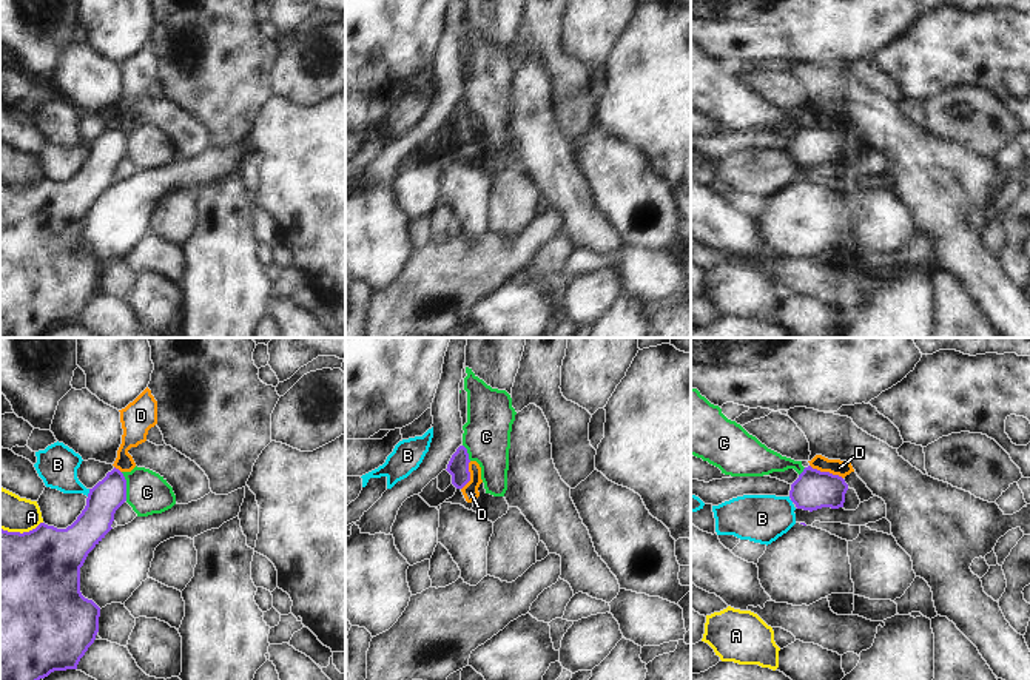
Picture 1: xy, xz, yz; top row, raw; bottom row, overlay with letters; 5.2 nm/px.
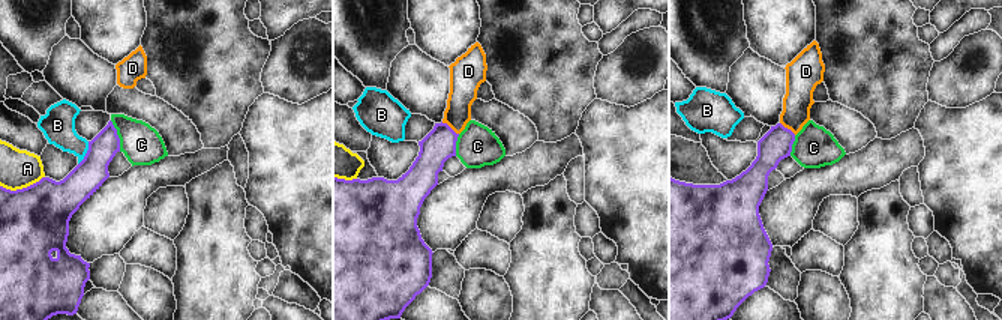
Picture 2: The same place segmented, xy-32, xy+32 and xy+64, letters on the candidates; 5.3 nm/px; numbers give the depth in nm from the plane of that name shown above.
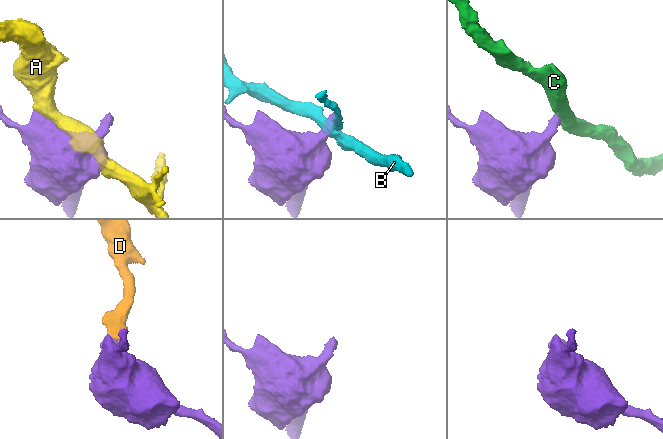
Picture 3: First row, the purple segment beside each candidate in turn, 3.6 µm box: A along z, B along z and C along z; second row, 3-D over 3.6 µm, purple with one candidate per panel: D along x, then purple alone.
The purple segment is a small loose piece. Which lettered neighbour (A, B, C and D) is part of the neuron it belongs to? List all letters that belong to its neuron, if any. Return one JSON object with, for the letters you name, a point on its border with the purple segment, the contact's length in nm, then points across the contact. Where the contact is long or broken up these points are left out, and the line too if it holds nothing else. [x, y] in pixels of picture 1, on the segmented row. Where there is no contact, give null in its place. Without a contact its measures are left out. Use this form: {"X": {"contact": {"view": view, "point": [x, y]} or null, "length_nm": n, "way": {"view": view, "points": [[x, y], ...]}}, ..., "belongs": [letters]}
{"D": {"contact": {"view": "yz", "point": [827, 472]}, "length_nm": 190, "way": {"view": "yz", "points": [[813, 489], [827, 472], [839, 467]]}}, "belongs": ["D"]}

